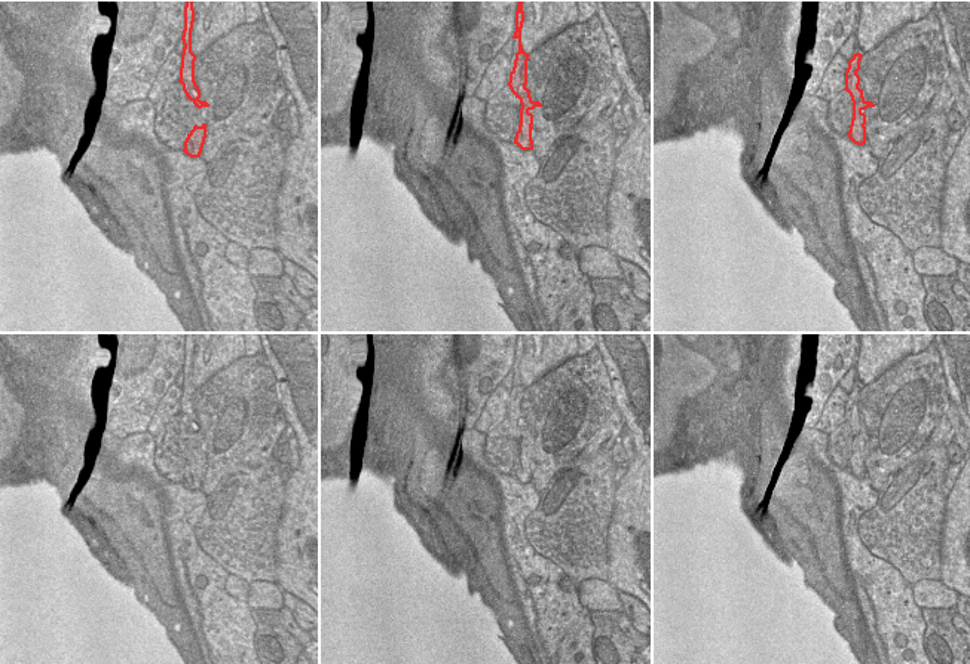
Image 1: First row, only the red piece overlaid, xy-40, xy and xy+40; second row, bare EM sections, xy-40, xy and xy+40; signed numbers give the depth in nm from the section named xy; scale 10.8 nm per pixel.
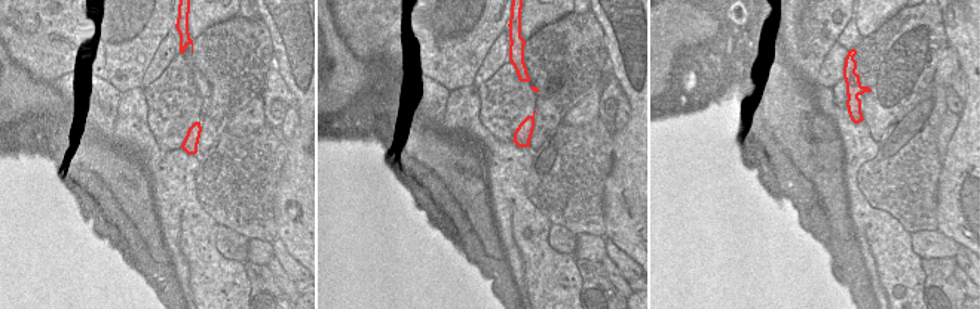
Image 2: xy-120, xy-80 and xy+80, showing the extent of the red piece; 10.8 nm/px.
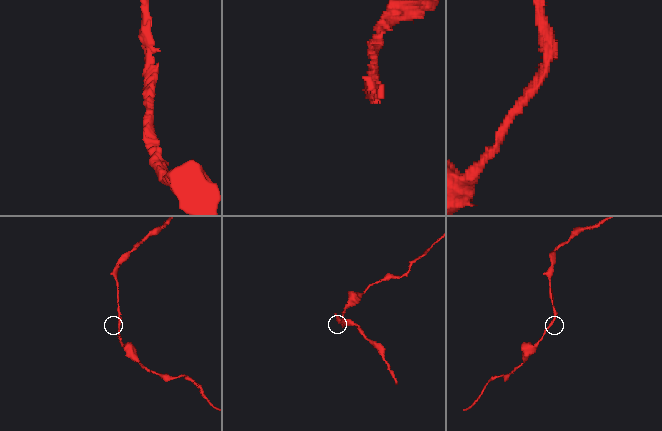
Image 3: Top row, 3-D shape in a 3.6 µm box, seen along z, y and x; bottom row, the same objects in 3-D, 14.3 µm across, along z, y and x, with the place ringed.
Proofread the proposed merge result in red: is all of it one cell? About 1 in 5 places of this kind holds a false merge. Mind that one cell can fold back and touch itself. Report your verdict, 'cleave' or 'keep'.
keep

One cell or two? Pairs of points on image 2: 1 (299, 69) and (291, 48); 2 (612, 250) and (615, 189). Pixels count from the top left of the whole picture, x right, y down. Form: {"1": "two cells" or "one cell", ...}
{"1": "one cell", "2": "two cells"}

